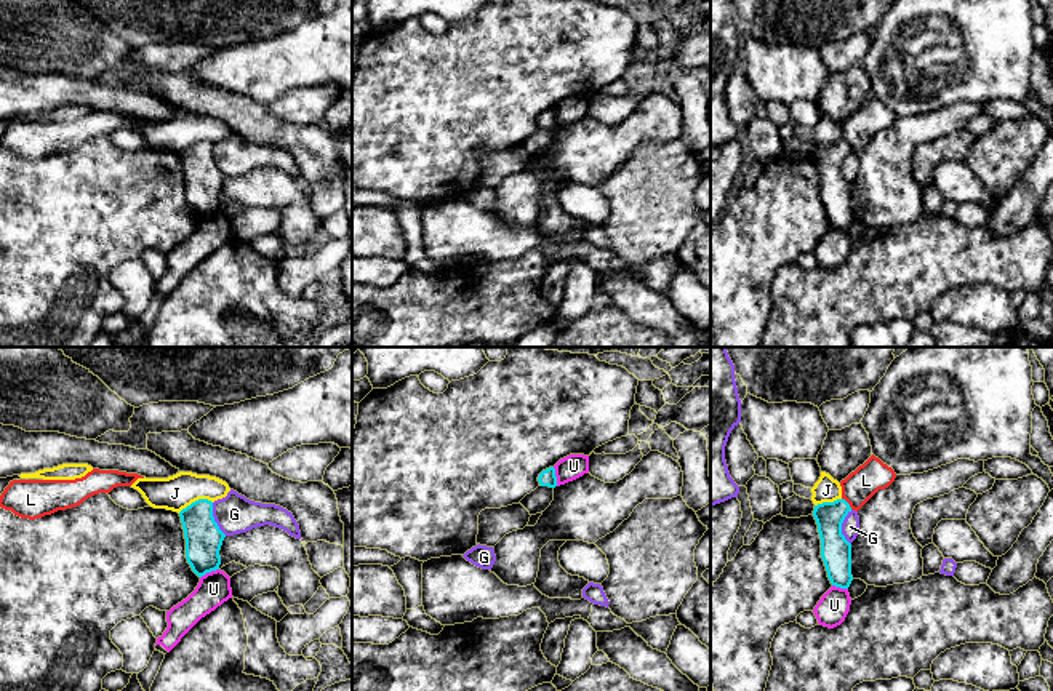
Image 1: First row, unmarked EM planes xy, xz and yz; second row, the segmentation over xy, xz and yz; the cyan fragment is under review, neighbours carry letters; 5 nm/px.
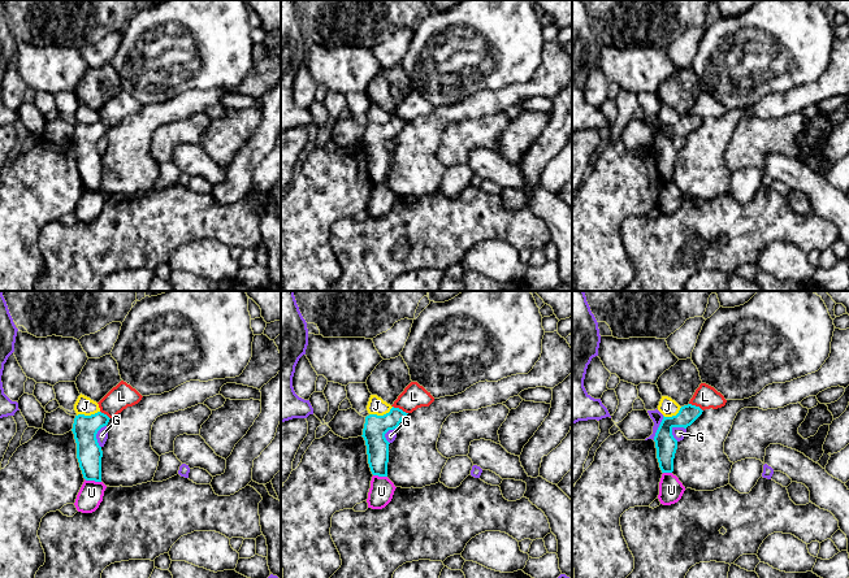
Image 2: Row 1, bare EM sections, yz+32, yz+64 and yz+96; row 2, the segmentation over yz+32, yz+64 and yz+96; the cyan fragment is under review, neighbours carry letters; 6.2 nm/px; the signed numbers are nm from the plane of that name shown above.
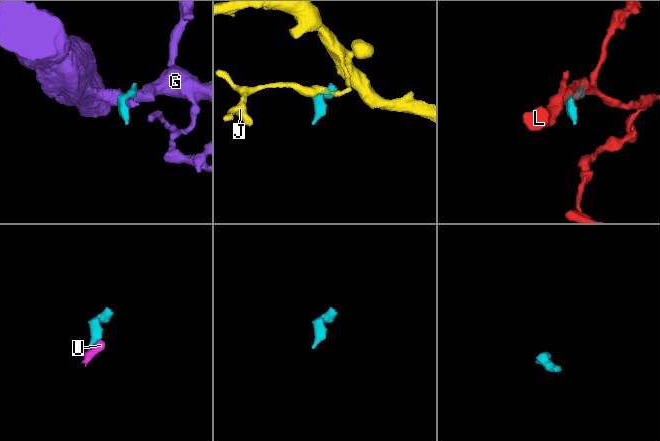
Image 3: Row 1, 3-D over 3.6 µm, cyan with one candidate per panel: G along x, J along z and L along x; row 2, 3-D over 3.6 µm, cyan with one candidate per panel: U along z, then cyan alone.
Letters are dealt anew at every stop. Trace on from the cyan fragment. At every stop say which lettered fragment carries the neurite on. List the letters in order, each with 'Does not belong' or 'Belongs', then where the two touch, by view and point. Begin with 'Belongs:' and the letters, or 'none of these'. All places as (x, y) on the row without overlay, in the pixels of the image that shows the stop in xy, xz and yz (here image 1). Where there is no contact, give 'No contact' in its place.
Belongs: none of these
G: Does not belong. Touches cyan at yz (840, 170)
J: Does not belong. Touches cyan at xy (196, 143)
L: Does not belong. Touches cyan at yz (848, 146)
U: Does not belong. Touches cyan at xy (208, 213)

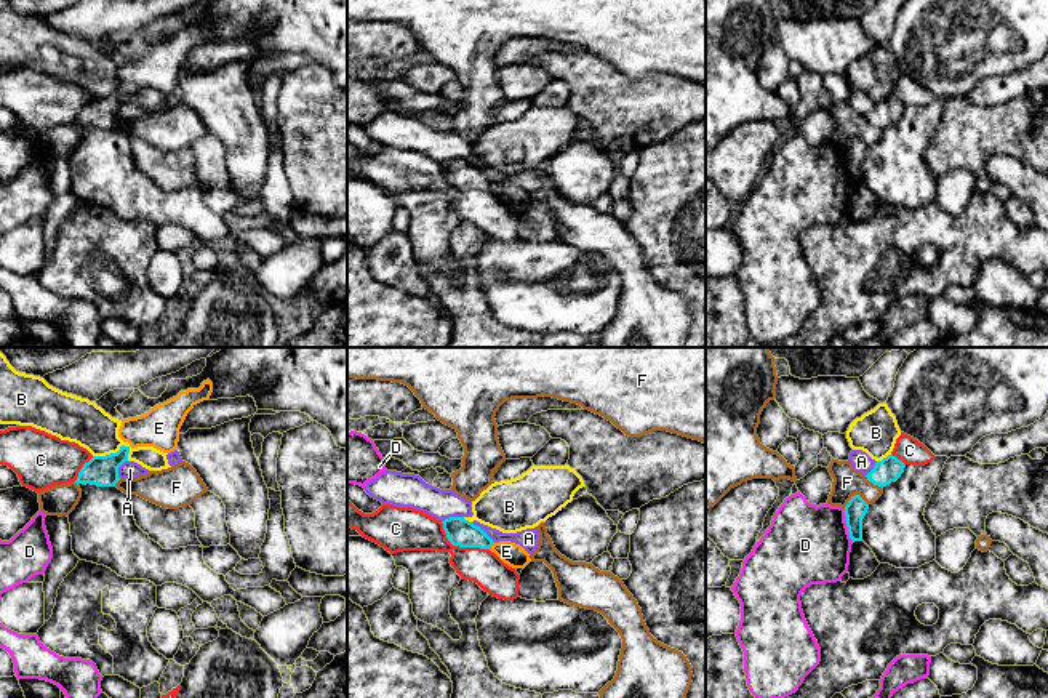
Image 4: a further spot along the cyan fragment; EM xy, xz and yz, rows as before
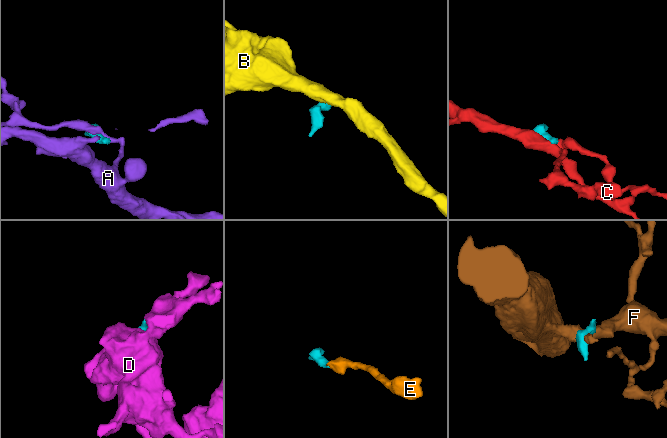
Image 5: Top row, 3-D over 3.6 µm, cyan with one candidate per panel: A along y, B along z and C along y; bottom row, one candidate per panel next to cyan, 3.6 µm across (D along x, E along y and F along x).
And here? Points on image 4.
Belongs: E
A: Does not belong. Touches cyan at xz (482, 172)
B: Does not belong. Touches cyan at xy (111, 95)
C: Does not belong. Touches cyan at xz (460, 188)
D: Does not belong. Touches cyan at yz (848, 172)
E: Belongs. Touches cyan at xz (492, 186)
F: Does not belong. Touches cyan at yz (855, 136)

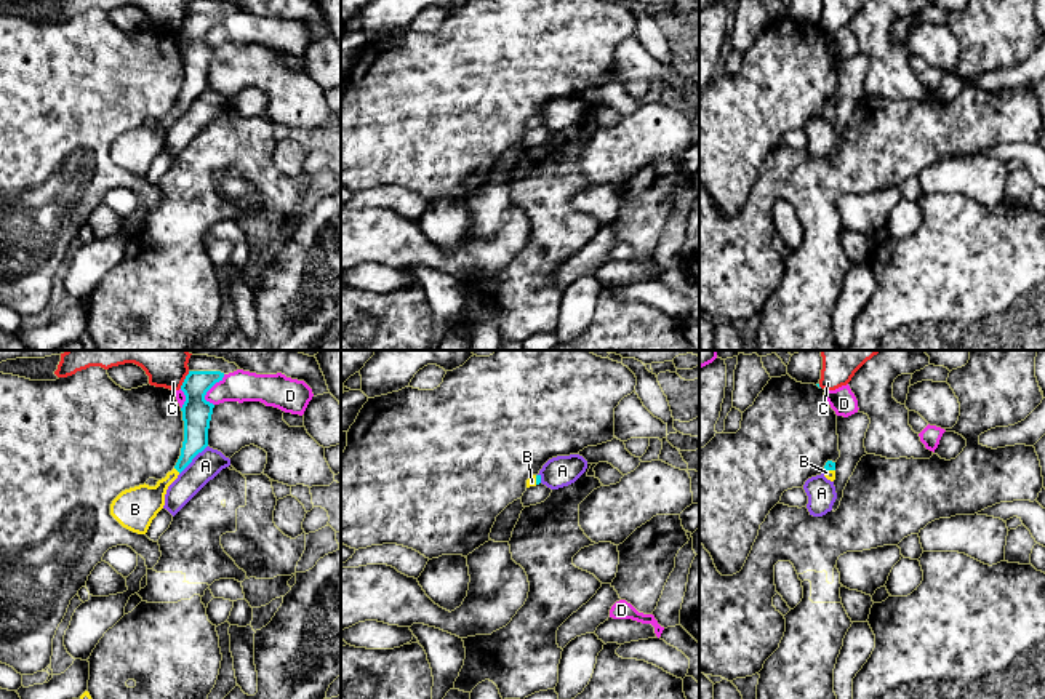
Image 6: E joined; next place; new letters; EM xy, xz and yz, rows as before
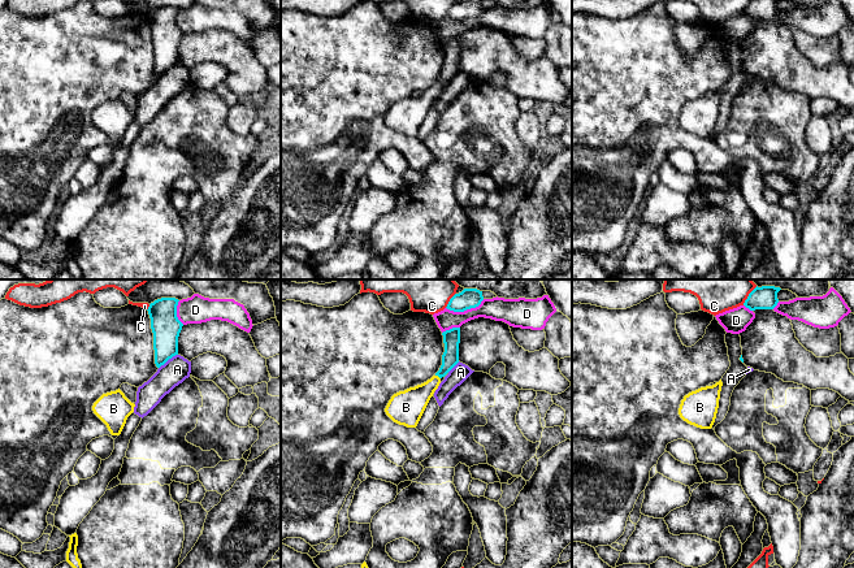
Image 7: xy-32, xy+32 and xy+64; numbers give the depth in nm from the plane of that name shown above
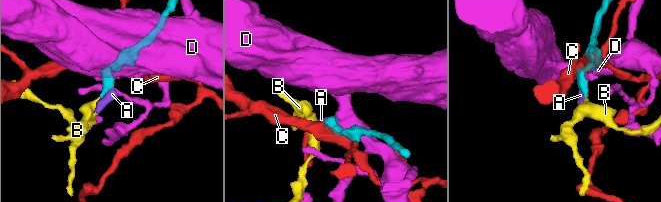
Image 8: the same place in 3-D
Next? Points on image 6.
Belongs: B
A: Does not belong. Touches cyan at xy (192, 99)
B: Belongs. Touches cyan at xy (178, 112)
C: Does not belong. Touches cyan at xy (184, 21)
D: Does not belong. Touches cyan at xy (210, 29)

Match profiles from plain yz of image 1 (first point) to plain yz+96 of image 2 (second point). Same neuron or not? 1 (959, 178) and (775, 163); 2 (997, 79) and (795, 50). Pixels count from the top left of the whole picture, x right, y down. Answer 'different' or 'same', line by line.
1: same
2: same

